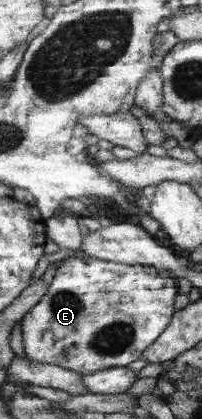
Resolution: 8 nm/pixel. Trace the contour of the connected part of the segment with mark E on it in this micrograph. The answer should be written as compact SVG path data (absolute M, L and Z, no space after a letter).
M90 256L68 257L53 275L46 295L21 321L24 355L32 361L58 364L82 375L126 367L141 359L144 351L170 326L176 314L176 297L180 294L177 281L160 277L158 271L156 267L125 265Z

